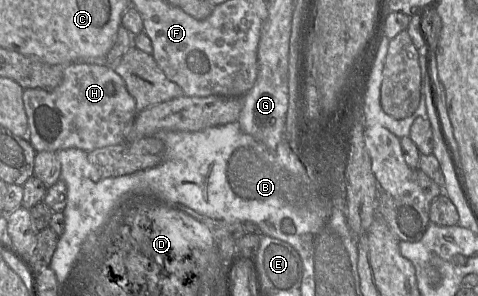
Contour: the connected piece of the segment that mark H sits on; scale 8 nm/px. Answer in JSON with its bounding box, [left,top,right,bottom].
[22,63,140,152]

